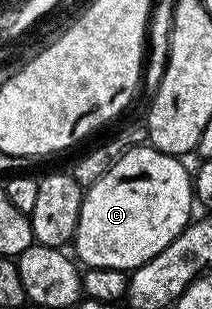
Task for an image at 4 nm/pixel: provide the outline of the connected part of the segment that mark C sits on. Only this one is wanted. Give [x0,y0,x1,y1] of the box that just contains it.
[74,146,194,272]

